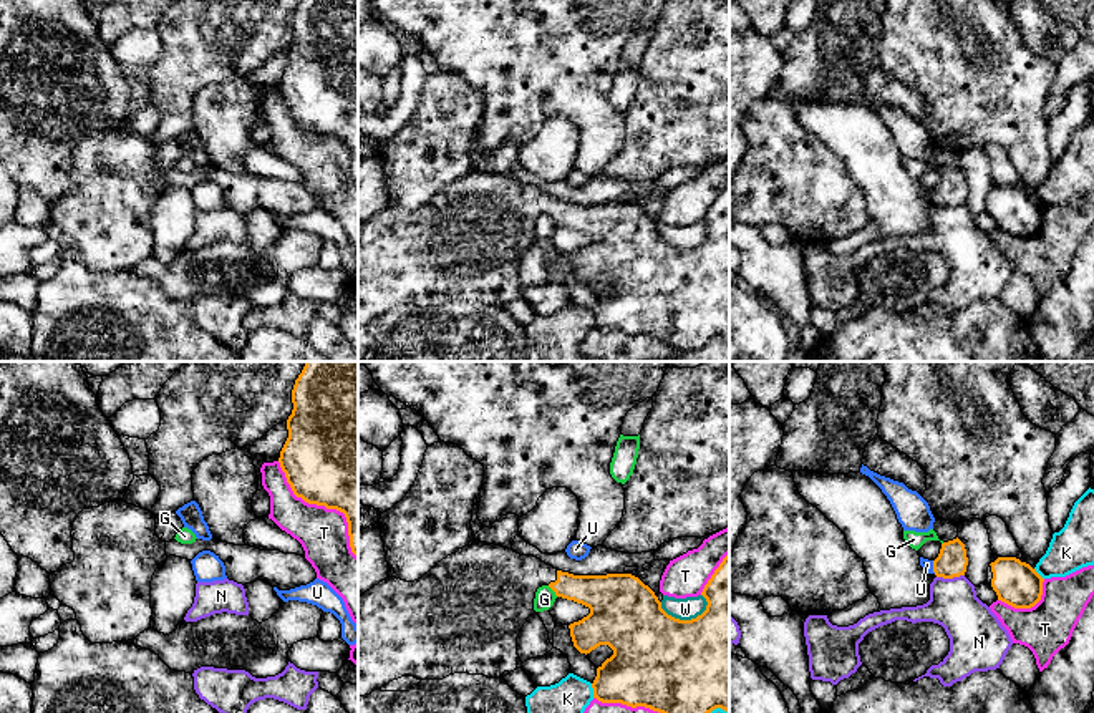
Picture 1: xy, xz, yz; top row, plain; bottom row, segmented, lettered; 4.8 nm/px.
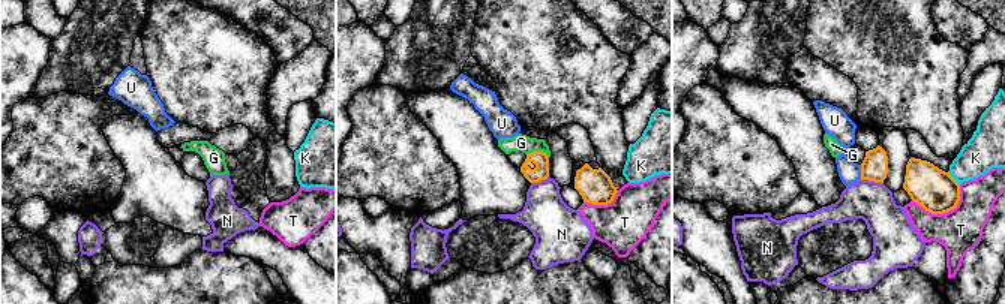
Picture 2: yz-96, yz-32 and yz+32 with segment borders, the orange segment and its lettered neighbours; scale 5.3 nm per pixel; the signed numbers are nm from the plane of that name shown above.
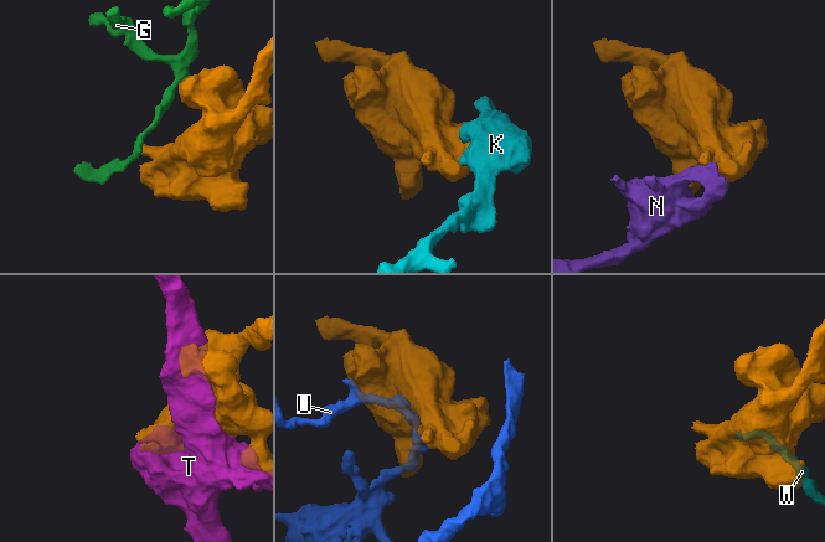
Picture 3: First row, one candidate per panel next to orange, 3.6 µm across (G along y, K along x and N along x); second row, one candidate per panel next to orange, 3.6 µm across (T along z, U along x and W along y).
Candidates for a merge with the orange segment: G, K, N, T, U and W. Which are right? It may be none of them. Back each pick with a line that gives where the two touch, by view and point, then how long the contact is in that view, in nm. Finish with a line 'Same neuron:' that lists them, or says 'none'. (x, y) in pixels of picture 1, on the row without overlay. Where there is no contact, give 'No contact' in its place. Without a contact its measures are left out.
Same neuron: none

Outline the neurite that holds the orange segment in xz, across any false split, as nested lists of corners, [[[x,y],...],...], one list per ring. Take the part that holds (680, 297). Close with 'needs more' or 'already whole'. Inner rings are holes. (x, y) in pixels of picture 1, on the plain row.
[[[472,167],[466,176],[448,184],[438,191],[428,202],[414,211],[406,211],[396,206],[386,206],[373,217],[358,224],[358,325],[370,323],[375,318],[381,318],[393,308],[398,308],[404,303],[414,305],[418,308],[443,308],[454,302],[469,302],[469,303],[484,303],[487,307],[501,307],[504,300],[514,300],[517,297],[517,265],[534,239],[534,227],[539,216],[549,214],[557,226],[574,229],[590,237],[590,242],[578,250],[569,254],[574,275],[580,282],[590,282],[600,274],[608,274],[613,279],[613,284],[607,287],[598,297],[597,305],[592,312],[593,327],[602,332],[622,332],[632,337],[645,335],[653,340],[663,342],[675,350],[701,350],[708,342],[716,337],[721,337],[729,342],[729,182],[723,187],[719,196],[714,199],[708,212],[704,214],[701,224],[706,227],[706,239],[691,249],[680,249],[668,244],[661,237],[661,230],[655,221],[645,214],[638,206],[632,202],[607,202],[607,204],[574,204],[554,197],[552,194],[542,191],[534,184],[520,184],[512,177],[486,172]]]; needs more

